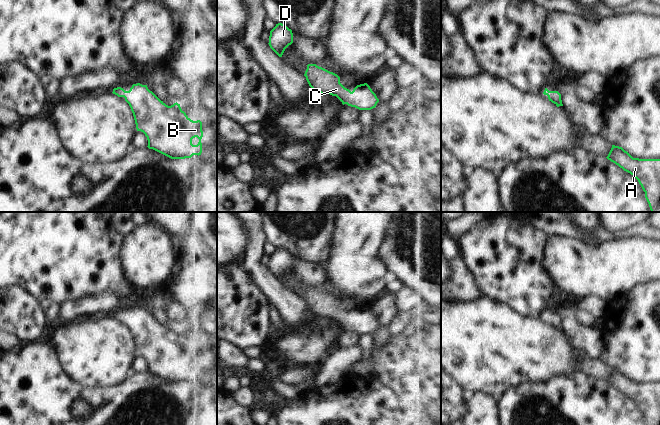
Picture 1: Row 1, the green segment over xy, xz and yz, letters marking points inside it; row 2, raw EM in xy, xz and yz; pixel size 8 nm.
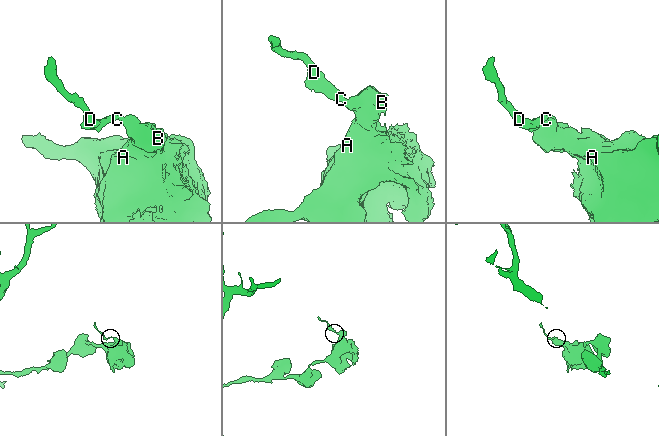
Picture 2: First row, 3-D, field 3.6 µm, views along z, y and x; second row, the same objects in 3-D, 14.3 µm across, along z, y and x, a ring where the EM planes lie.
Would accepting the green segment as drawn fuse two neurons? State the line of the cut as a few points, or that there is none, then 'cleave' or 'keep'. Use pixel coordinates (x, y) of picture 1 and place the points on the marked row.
no cut; keep

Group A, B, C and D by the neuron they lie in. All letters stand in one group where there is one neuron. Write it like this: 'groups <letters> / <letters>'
groups A B C D

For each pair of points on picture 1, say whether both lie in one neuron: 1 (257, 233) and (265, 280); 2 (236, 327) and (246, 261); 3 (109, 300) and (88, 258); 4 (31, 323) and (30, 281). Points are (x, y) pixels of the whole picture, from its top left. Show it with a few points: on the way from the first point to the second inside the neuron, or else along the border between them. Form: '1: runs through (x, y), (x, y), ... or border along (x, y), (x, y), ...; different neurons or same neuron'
1: runs through (254, 245), (255, 268); same neuron
2: border along (239, 263), (248, 272), (258, 288); different neurons
3: border along (81, 297), (112, 292), (119, 299); different neurons
4: border along (10, 285), (23, 287), (38, 302); different neurons

